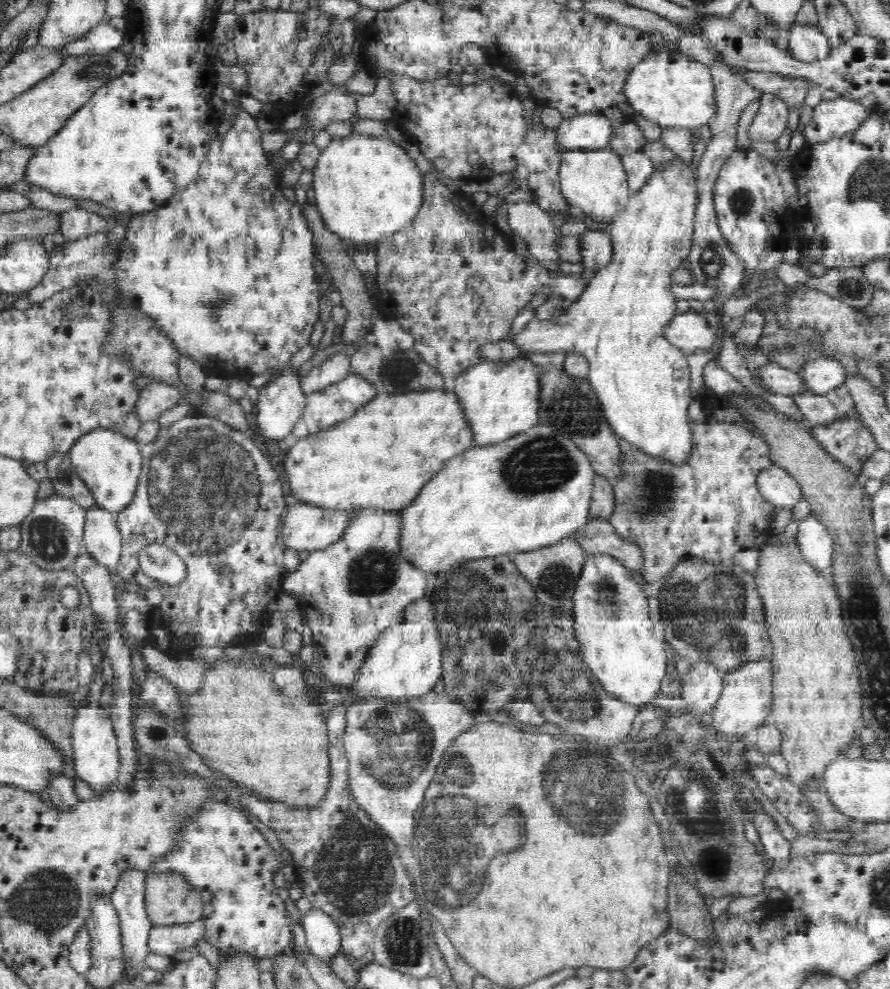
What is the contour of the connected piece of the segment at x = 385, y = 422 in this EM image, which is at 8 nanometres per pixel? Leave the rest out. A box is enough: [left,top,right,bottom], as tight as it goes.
[284,387,476,510]

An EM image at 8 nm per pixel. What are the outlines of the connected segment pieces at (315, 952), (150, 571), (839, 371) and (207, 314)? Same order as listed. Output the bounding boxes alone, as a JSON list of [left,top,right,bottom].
[[301,909,341,967],[139,543,190,587],[800,356,849,395],[110,106,323,375]]

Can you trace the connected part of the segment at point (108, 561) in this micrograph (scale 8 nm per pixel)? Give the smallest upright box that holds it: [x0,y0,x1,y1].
[85,507,122,568]

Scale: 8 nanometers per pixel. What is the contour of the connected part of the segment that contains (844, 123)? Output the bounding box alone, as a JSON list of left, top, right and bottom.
[803,96,870,144]

